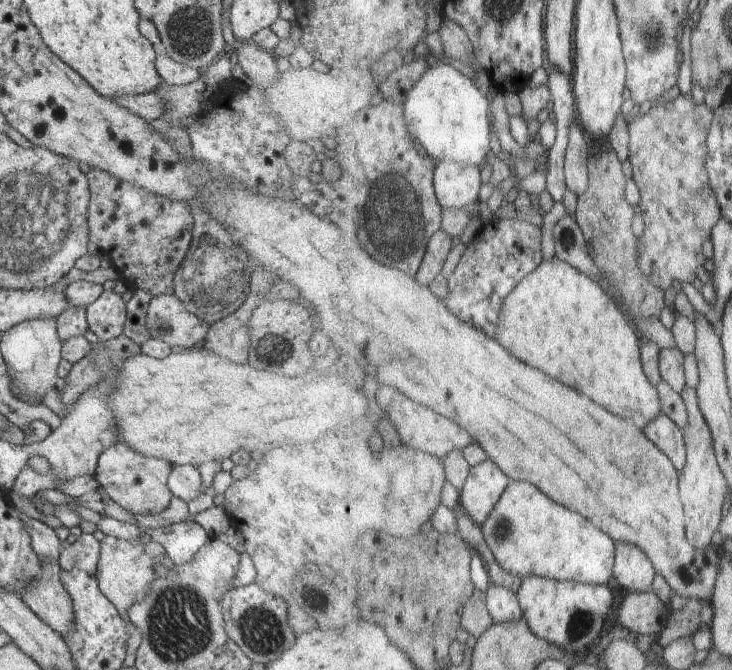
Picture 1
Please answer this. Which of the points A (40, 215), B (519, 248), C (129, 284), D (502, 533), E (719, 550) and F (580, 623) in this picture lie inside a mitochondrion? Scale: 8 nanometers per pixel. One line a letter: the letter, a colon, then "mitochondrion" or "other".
A: mitochondrion
B: other
C: other
D: mitochondrion
E: other
F: mitochondrion

